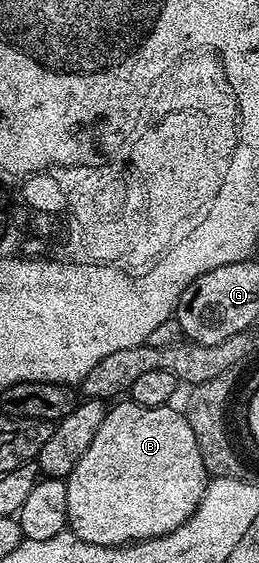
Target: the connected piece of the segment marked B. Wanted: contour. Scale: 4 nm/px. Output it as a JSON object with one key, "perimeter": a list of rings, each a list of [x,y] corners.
{"perimeter":[[[130,399],[116,404],[109,408],[106,419],[102,419],[102,427],[98,427],[98,435],[94,435],[94,443],[86,447],[86,455],[78,459],[78,467],[74,467],[66,479],[67,528],[78,539],[95,545],[131,545],[182,527],[182,523],[194,515],[204,487],[210,480],[210,474],[202,463],[198,439],[194,439],[194,431],[181,410],[179,413],[172,409],[171,404],[147,409]]]}

